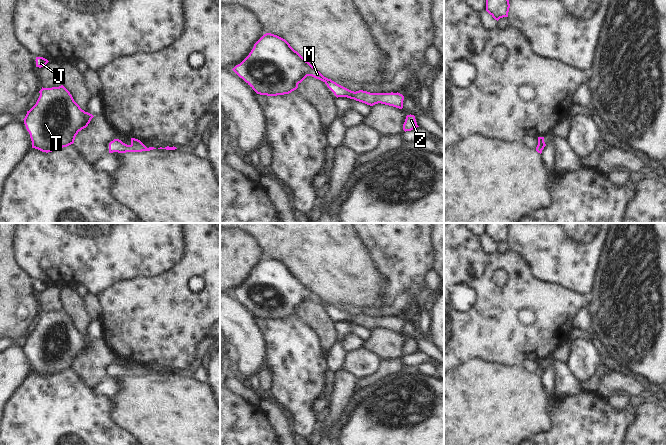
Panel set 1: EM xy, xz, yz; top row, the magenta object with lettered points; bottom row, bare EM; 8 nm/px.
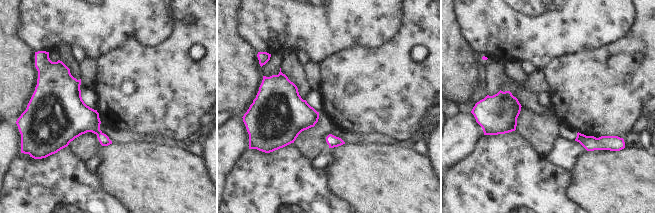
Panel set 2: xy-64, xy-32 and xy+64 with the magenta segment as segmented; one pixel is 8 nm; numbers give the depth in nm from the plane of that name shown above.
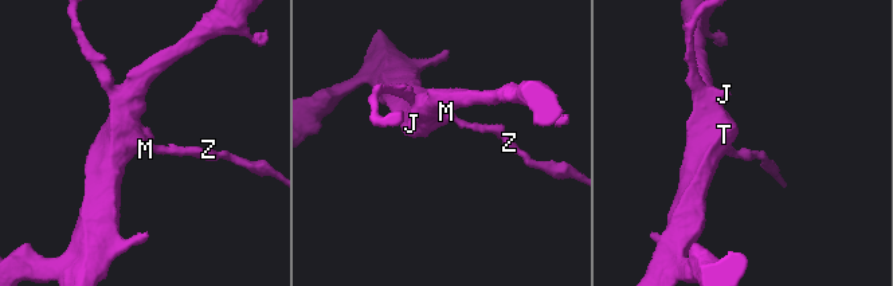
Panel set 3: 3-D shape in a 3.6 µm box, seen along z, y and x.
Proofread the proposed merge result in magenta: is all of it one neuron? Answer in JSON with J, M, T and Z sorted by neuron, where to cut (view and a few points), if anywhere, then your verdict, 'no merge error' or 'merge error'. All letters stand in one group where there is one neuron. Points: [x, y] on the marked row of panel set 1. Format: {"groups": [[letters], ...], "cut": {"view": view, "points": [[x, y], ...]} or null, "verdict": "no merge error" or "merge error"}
{"groups": [["J", "M", "T", "Z"]], "cut": null, "verdict": "no merge error"}

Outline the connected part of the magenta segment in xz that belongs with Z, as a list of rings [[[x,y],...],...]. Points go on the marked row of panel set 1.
[[[407,115],[406,116],[406,119],[405,119],[405,122],[403,124],[403,130],[406,132],[406,131],[411,131],[413,130],[414,128],[417,128],[419,127],[417,125],[417,122],[416,122],[416,119],[415,119],[415,116],[414,115]]]

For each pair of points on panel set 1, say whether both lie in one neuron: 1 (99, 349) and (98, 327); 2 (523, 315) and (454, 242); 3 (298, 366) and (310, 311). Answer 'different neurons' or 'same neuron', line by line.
1: different neurons
2: same neuron
3: different neurons

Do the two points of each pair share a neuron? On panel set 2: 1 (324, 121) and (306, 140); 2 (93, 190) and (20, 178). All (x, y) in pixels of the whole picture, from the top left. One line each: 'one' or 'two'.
1: one
2: one

